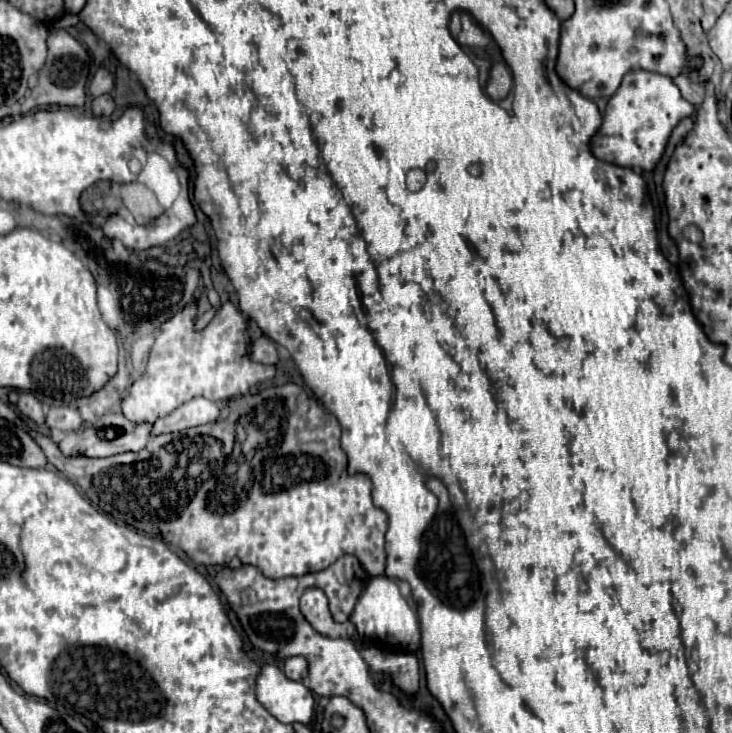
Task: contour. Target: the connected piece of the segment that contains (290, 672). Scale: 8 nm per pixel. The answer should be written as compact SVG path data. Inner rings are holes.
M301 656L287 658L283 662L283 672L285 672L285 676L289 680L297 680L297 682L305 680L307 678L307 662L305 662L305 658L301 658Z

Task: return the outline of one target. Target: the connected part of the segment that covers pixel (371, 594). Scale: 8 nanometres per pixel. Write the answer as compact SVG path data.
M371 576L365 584L361 596L357 598L355 610L351 614L351 622L357 628L357 634L361 638L381 638L391 644L399 644L407 650L417 650L421 632L419 632L419 620L415 612L409 608L407 600L401 596L397 584L387 576Z

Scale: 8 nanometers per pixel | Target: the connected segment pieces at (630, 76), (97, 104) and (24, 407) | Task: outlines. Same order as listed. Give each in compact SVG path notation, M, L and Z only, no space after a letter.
M633 68L625 74L617 92L609 98L603 124L589 142L591 152L597 160L651 172L661 160L673 128L679 120L691 116L693 110L693 104L681 96L673 78L659 72Z
M103 94L103 96L97 96L93 100L93 114L95 116L111 116L115 110L115 102L109 94Z
M21 392L19 394L19 400L17 400L17 408L23 416L27 416L29 420L33 420L37 426L41 426L45 422L45 414L43 414L43 408L41 408L41 402L33 396L33 394L27 394L27 392Z

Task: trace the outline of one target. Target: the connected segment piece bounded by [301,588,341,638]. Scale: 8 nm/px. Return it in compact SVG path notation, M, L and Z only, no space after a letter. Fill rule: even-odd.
M309 588L303 596L301 596L301 612L307 618L307 622L323 636L327 638L339 638L339 626L337 622L331 618L329 606L327 606L327 598L323 594L323 590L319 588Z

